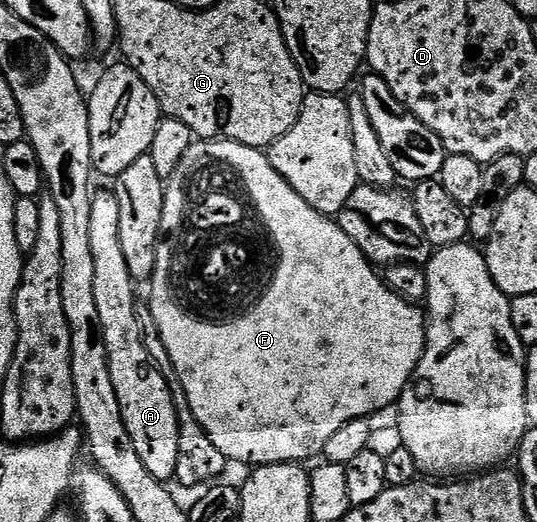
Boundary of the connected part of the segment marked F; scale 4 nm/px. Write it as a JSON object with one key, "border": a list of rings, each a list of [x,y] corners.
{"border":[[[193,140],[192,145],[186,151],[186,155],[182,155],[182,163],[178,163],[178,167],[173,171],[172,176],[167,178],[164,187],[160,242],[156,244],[156,269],[150,278],[151,285],[152,294],[150,294],[150,300],[152,302],[154,323],[162,335],[162,343],[166,343],[166,351],[170,351],[170,359],[178,371],[179,388],[181,390],[184,389],[183,400],[190,407],[194,419],[198,419],[198,423],[206,431],[210,443],[214,443],[214,447],[218,447],[218,451],[222,451],[222,455],[226,455],[229,462],[236,463],[236,461],[241,461],[242,464],[248,465],[247,467],[308,463],[311,457],[319,458],[326,447],[326,439],[331,439],[340,428],[346,427],[346,423],[350,423],[354,419],[368,418],[372,413],[382,410],[387,405],[397,404],[400,396],[404,393],[404,388],[412,380],[412,373],[418,367],[418,363],[424,354],[425,314],[421,310],[419,313],[416,310],[419,308],[413,302],[402,299],[393,289],[388,288],[383,276],[377,272],[372,262],[362,255],[362,251],[354,243],[354,239],[350,239],[350,235],[346,235],[346,231],[342,231],[340,224],[333,220],[333,218],[326,217],[323,213],[314,211],[314,207],[310,207],[310,203],[306,203],[306,199],[302,199],[302,195],[298,195],[298,191],[294,191],[294,187],[290,187],[290,183],[286,183],[286,179],[282,179],[282,175],[278,175],[278,171],[274,171],[274,167],[270,167],[270,159],[265,150],[246,147],[237,141]]]}

